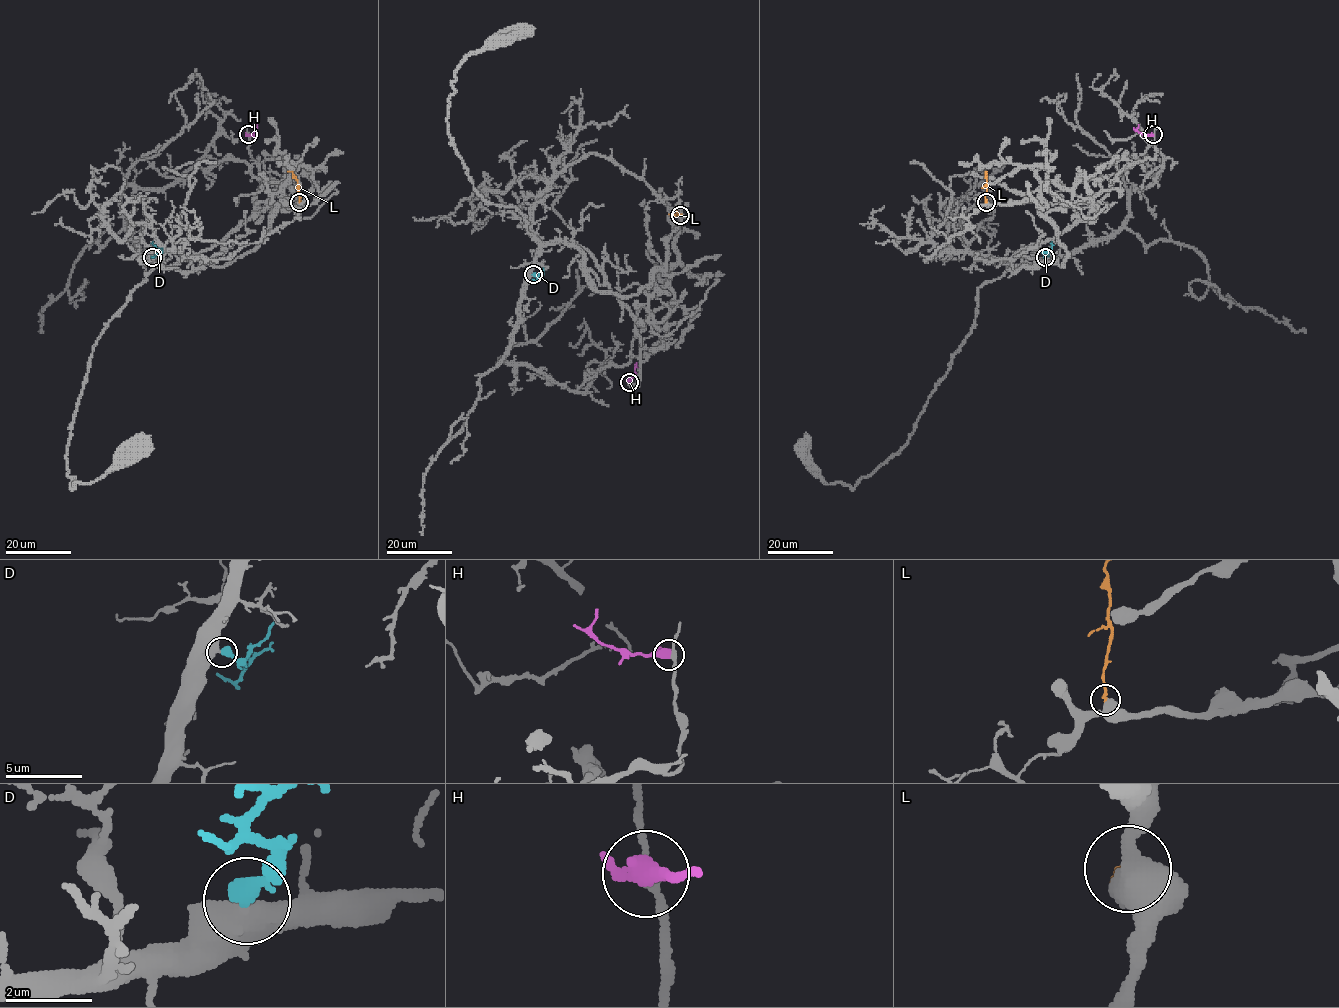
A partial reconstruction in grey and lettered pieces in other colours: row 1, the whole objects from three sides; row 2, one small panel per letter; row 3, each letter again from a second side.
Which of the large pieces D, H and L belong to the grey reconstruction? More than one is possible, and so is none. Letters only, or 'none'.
D, H

